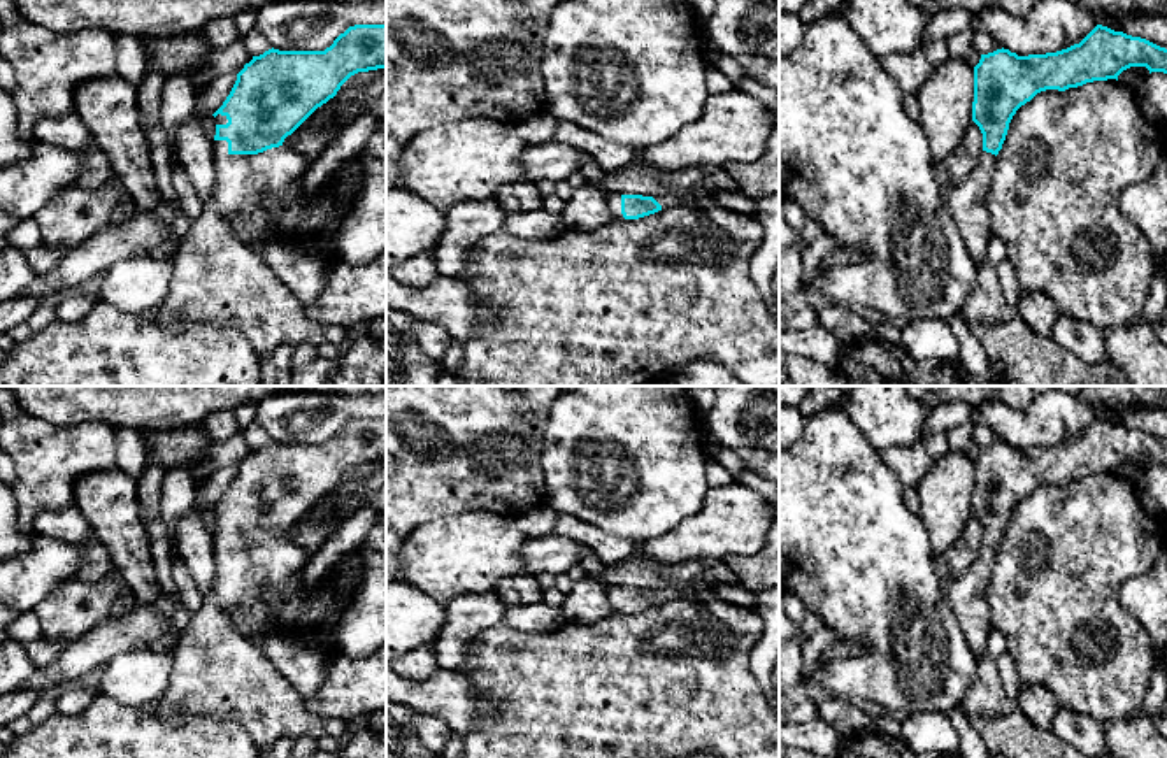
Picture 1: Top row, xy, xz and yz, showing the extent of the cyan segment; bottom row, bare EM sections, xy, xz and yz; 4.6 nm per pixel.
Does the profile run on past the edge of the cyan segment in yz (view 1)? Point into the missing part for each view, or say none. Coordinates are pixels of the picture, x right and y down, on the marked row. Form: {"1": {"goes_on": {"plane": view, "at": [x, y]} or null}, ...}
{"1": {"goes_on": {"plane": "yz", "at": [1020, 357]}}}

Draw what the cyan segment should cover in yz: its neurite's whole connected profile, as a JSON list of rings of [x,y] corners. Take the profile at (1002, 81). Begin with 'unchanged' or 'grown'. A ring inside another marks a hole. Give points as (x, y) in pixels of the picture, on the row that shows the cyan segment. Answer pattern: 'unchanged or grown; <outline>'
grown; [[[1097,25],[1079,44],[1056,53],[1018,56],[1002,47],[981,54],[974,67],[972,121],[983,133],[983,153],[976,167],[960,182],[951,184],[948,211],[977,265],[974,288],[960,314],[990,358],[995,386],[1132,386],[1123,372],[1109,361],[1085,363],[1056,344],[1051,335],[1037,333],[1020,312],[1009,307],[999,282],[997,267],[986,254],[992,237],[988,190],[995,174],[997,154],[1016,111],[1041,91],[1065,91],[1093,81],[1118,81],[1118,75],[1130,67],[1146,67],[1149,74],[1167,74],[1167,49],[1102,25]]]

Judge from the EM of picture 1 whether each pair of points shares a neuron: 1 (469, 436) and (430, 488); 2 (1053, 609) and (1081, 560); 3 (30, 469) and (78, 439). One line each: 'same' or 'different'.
1: same
2: same
3: same

